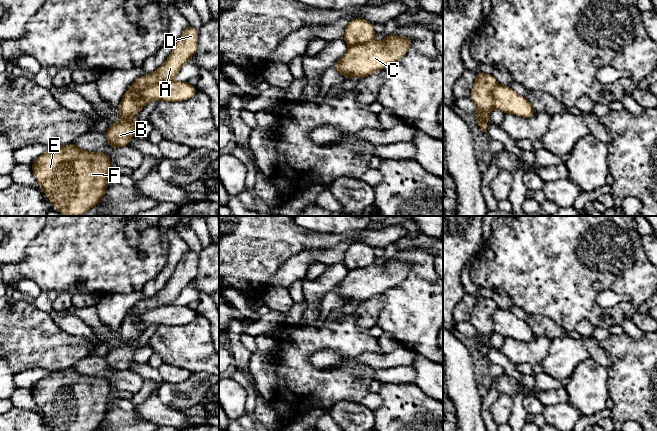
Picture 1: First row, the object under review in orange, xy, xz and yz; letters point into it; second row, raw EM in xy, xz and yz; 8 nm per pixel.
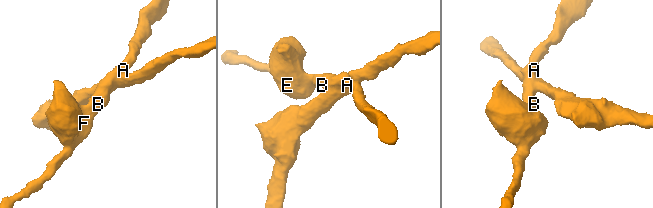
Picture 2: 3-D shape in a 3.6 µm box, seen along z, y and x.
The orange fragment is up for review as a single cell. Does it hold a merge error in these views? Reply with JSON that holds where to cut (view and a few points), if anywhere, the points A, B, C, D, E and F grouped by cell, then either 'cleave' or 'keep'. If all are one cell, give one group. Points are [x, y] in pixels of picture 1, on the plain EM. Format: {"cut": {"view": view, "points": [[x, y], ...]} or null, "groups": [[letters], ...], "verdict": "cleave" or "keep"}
{"cut": {"view": "xy", "points": [[170, 303], [146, 310], [141, 315], [142, 329]]}, "groups": [["A", "B", "D", "E", "F"], ["C"]], "verdict": "cleave"}

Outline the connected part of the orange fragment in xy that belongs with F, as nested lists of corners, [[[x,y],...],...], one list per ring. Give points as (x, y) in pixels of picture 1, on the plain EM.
[[[71,367],[50,372],[31,390],[35,403],[54,431],[94,431],[106,417],[111,388],[108,378],[82,374]]]

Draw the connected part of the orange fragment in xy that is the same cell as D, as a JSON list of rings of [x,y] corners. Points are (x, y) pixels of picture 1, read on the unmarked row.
[[[189,249],[178,262],[165,286],[154,296],[138,301],[126,315],[118,330],[121,343],[118,347],[109,348],[105,357],[111,372],[129,369],[130,364],[134,362],[134,353],[139,349],[134,341],[144,331],[141,315],[148,310],[174,302],[180,296],[182,290],[197,276],[198,260],[199,255]]]

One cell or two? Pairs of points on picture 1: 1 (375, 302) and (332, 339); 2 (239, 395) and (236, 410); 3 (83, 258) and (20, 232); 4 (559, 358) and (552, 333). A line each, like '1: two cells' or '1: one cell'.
1: two cells
2: one cell
3: two cells
4: two cells

